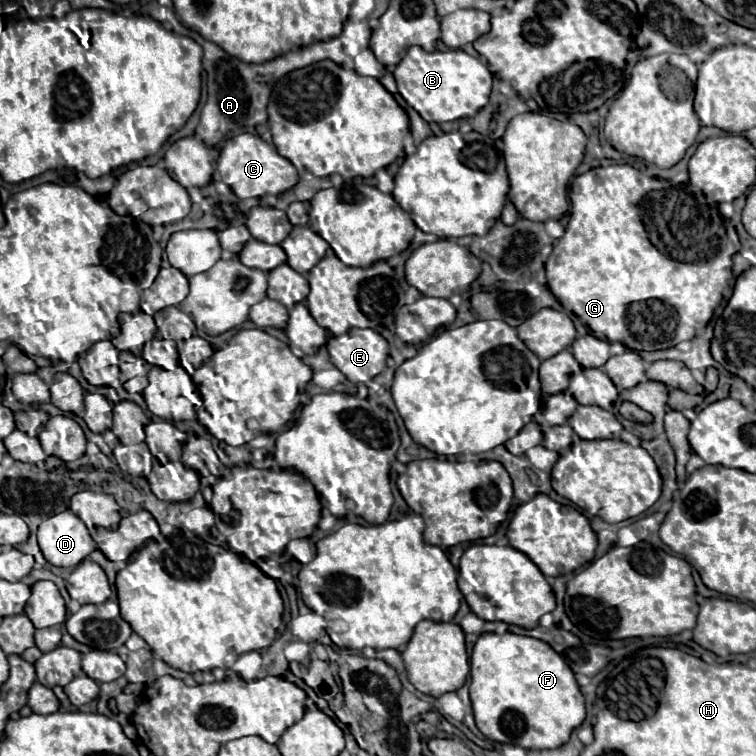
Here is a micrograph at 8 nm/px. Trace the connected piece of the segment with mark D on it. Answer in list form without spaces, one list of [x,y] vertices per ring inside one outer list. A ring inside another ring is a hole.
[[[62,511],[42,521],[38,545],[46,561],[56,567],[76,567],[96,549],[86,525],[72,511]]]

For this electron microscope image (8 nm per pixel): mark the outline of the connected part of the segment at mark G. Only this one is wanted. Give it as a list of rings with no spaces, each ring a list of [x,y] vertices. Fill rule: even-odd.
[[[618,163],[608,165],[608,167],[596,167],[584,175],[578,175],[570,184],[569,199],[571,210],[566,233],[562,239],[554,241],[554,249],[552,249],[550,257],[541,257],[542,268],[545,268],[545,272],[543,275],[536,275],[536,281],[546,285],[552,291],[552,297],[556,297],[556,305],[550,308],[559,310],[559,304],[561,304],[567,313],[572,313],[571,320],[577,331],[576,339],[584,337],[584,335],[594,335],[602,341],[606,339],[606,343],[620,341],[622,345],[626,345],[628,349],[634,349],[634,351],[658,351],[658,349],[674,347],[680,341],[692,339],[698,329],[706,327],[706,323],[714,315],[714,309],[724,298],[723,292],[726,292],[724,289],[729,288],[727,283],[732,277],[732,257],[741,249],[733,220],[725,219],[720,215],[716,205],[698,203],[694,193],[686,185],[670,185],[664,179],[646,177],[642,171],[638,171],[630,165],[618,165]]]

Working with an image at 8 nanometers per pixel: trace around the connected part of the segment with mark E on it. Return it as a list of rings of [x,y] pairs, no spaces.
[[[370,328],[332,337],[328,341],[330,361],[354,383],[368,383],[386,369],[388,341]]]

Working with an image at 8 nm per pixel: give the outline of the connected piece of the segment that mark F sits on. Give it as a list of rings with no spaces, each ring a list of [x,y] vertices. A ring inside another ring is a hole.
[[[510,631],[504,635],[484,633],[472,649],[470,667],[470,699],[476,725],[492,741],[522,745],[524,749],[554,749],[564,745],[570,739],[572,729],[576,729],[586,717],[584,697],[572,669],[568,669],[566,661],[544,641],[514,635]]]

